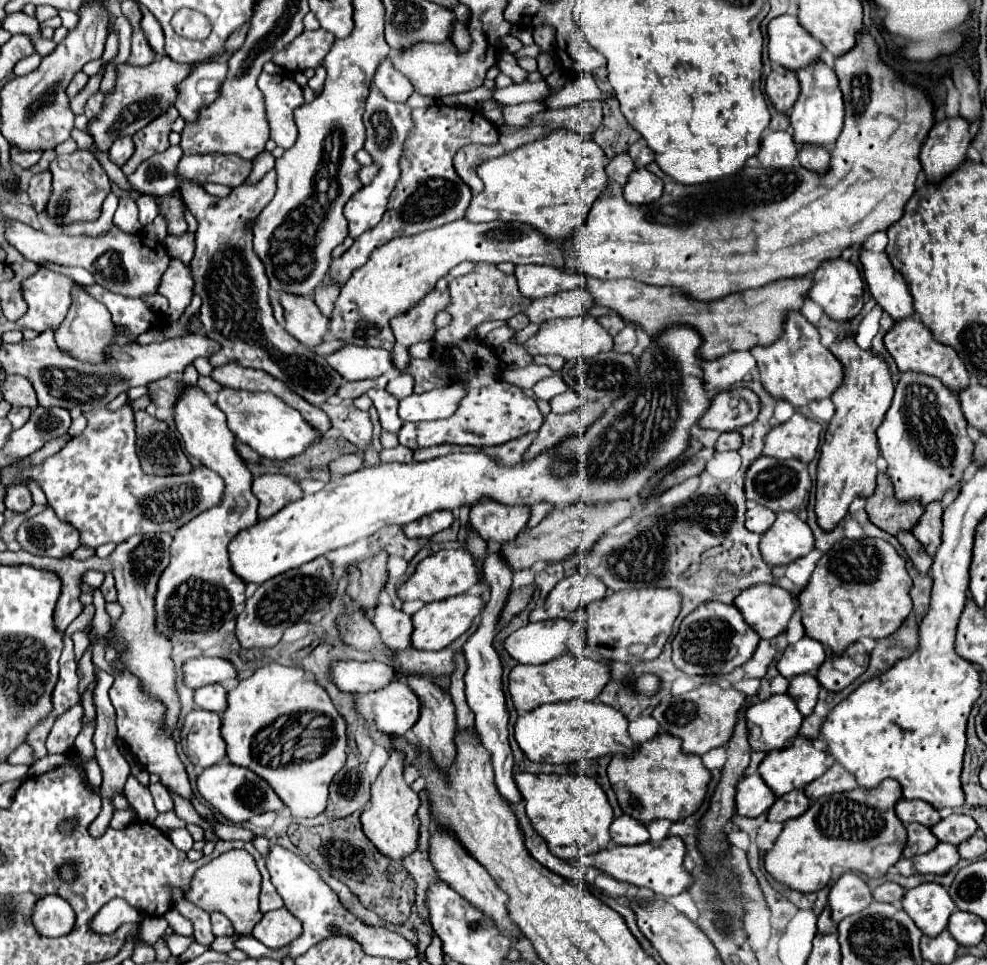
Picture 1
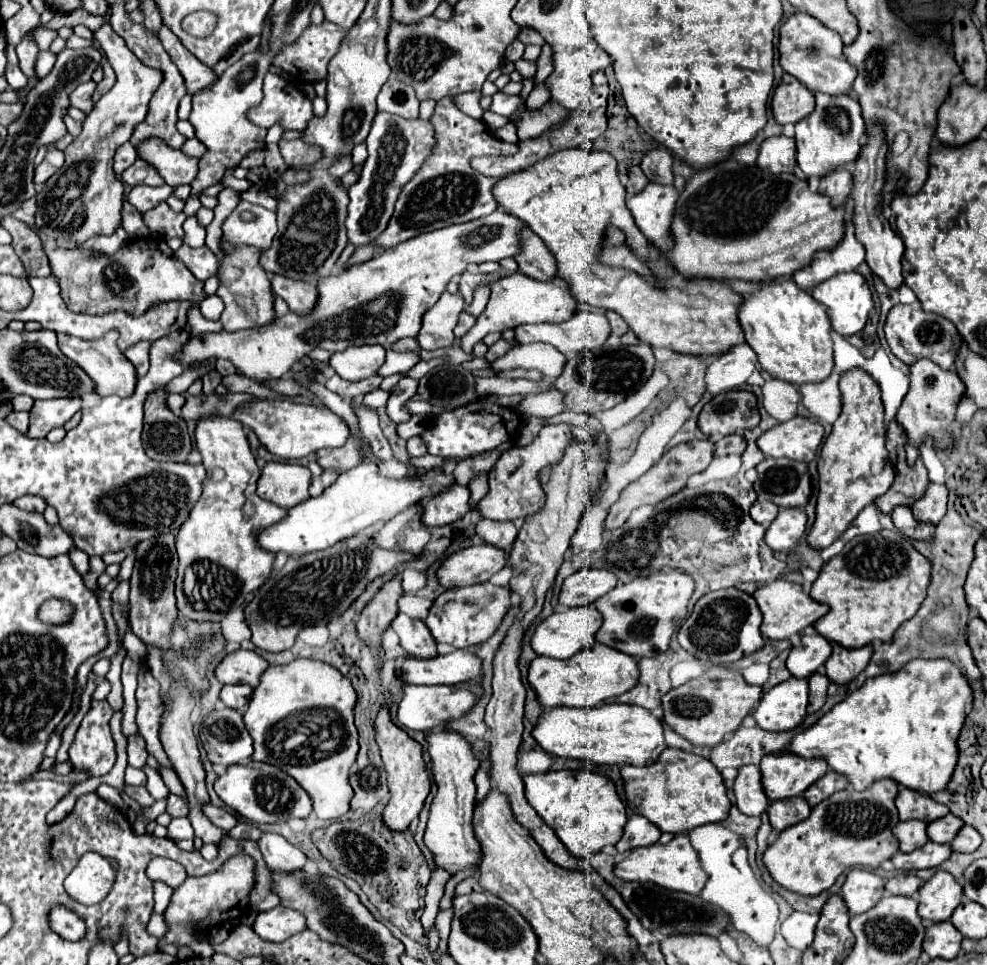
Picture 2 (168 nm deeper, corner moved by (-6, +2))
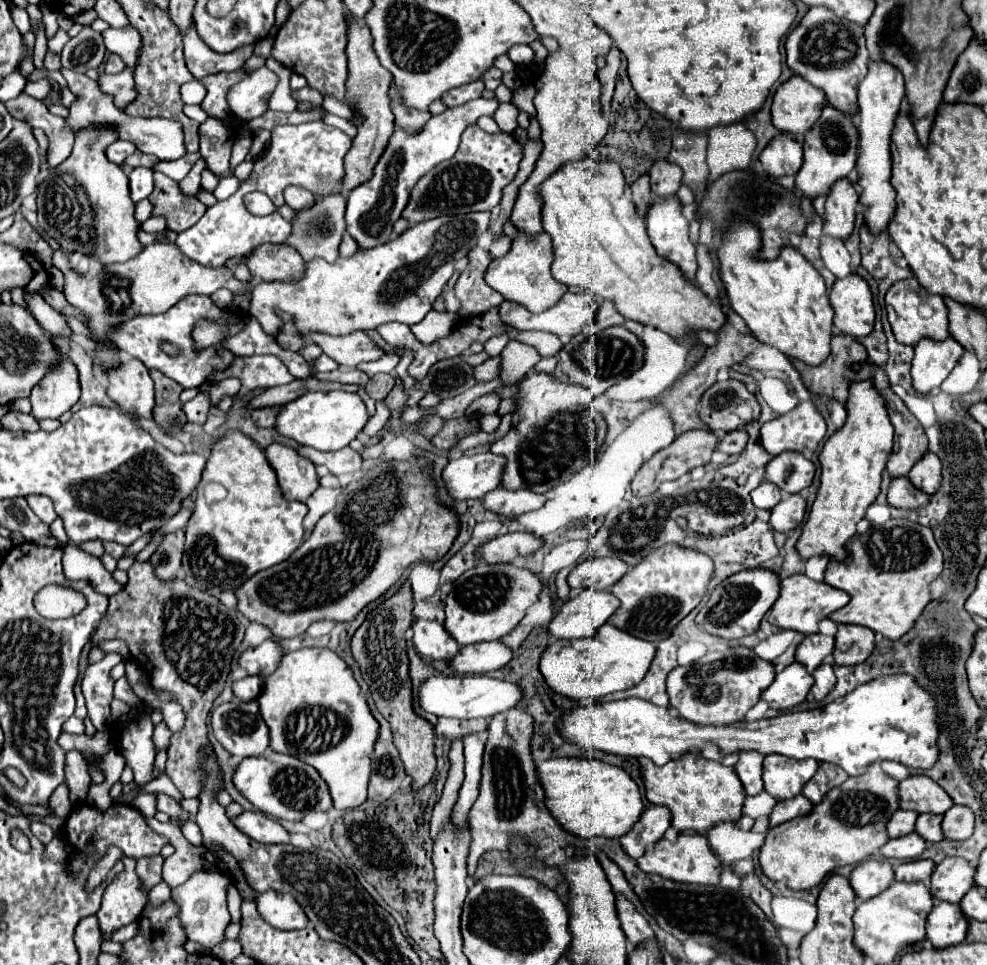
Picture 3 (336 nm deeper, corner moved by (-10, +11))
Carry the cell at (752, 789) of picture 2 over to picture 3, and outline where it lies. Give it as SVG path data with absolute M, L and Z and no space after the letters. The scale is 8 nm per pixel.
M740 752L740 760L734 766L748 796L760 794L764 790L764 786L762 786L762 760L764 760L764 756L758 752Z

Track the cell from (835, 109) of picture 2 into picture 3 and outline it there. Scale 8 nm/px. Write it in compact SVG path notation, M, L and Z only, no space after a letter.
M826 104L822 116L814 124L814 128L804 138L804 164L796 174L796 188L808 200L816 200L818 196L826 196L834 182L848 178L848 174L856 166L858 156L858 132L856 124L850 116L838 112L830 104Z

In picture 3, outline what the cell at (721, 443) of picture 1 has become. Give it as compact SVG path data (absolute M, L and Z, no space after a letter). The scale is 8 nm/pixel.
M744 428L734 430L724 436L724 440L718 444L718 448L726 454L740 454L748 444L748 432Z

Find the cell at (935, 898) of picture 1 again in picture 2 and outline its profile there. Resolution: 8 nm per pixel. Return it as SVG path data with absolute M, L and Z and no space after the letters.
M938 871L918 891L918 915L928 923L948 921L960 905L962 885L946 871Z

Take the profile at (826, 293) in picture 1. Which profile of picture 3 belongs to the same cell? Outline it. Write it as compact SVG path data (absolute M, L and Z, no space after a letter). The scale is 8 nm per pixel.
M850 274L834 282L830 290L830 306L834 310L834 326L854 338L868 336L874 330L874 302L866 280Z

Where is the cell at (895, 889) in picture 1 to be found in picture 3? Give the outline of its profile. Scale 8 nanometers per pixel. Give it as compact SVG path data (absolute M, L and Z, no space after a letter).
M912 860L912 862L900 864L894 872L896 872L896 880L930 882L932 870L934 870L934 862L932 860Z

